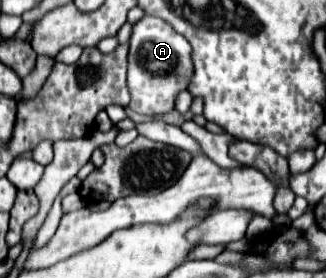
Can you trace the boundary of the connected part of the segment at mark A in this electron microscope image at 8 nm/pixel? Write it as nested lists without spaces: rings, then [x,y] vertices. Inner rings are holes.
[[[143,16],[133,24],[129,40],[129,70],[127,86],[131,94],[129,108],[145,116],[161,116],[175,110],[175,100],[181,90],[187,90],[193,76],[191,44],[179,36],[165,20]]]

